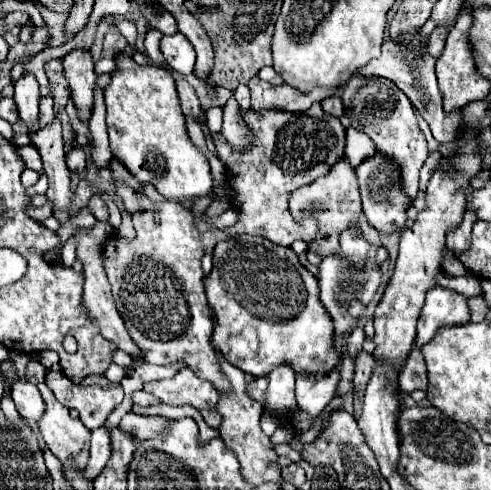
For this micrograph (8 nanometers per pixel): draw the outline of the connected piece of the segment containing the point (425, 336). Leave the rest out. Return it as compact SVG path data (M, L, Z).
M433 286L425 294L425 304L421 308L421 316L417 322L417 338L415 344L423 346L427 344L437 328L441 326L455 326L455 324L467 324L471 318L467 298L455 290Z

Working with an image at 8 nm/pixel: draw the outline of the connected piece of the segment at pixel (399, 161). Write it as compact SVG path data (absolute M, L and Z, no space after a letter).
M353 76L343 88L345 114L351 126L359 126L369 138L373 138L377 150L387 156L401 174L401 188L409 200L415 200L419 191L419 174L423 162L427 160L427 140L417 126L417 118L409 98L387 78L377 76Z

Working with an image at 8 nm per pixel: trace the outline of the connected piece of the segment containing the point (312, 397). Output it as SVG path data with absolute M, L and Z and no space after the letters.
M339 368L329 372L329 376L313 376L313 380L309 380L307 376L297 378L297 388L295 388L297 404L299 410L311 418L311 424L315 424L317 416L335 396L337 382L339 382Z

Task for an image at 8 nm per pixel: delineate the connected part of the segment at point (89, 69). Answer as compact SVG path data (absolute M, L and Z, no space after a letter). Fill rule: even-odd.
M89 50L69 52L63 58L63 70L65 70L65 78L69 80L71 96L77 106L79 118L89 120L91 110L93 110L93 88L95 88L95 80L97 80Z

